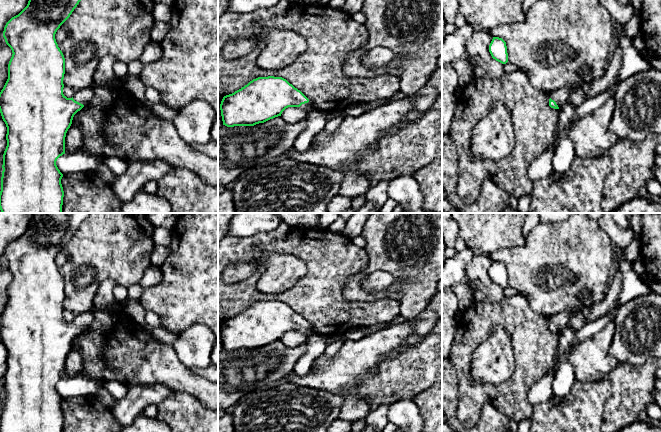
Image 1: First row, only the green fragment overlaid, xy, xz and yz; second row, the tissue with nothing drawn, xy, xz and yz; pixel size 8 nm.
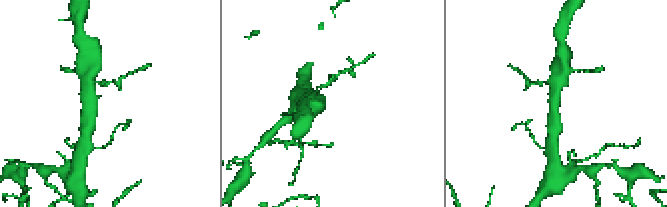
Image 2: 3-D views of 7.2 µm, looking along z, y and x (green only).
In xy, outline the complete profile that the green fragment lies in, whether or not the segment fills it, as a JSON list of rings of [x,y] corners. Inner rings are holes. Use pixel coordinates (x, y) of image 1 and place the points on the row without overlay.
[[[34,213],[27,230],[4,251],[3,261],[13,278],[8,288],[8,303],[0,316],[0,337],[7,351],[0,432],[62,432],[63,398],[56,385],[65,378],[65,361],[74,339],[88,328],[96,308],[93,305],[87,313],[76,315],[72,322],[63,318],[65,282],[58,271],[55,258],[88,215],[89,213]]]

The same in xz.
[[[258,301],[223,321],[220,334],[223,349],[254,350],[281,340],[288,331],[316,335],[309,323],[282,301]]]

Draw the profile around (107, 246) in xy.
[[[89,213],[55,258],[58,271],[65,282],[64,310],[70,310],[75,315],[87,313],[94,305],[99,285],[105,280],[113,280],[117,285],[126,288],[139,284],[146,269],[152,265],[151,253],[155,246],[153,240],[155,229],[146,213]]]

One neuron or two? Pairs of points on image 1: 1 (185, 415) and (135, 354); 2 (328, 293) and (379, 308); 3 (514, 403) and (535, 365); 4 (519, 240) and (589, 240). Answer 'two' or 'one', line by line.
1: two
2: one
3: one
4: two

